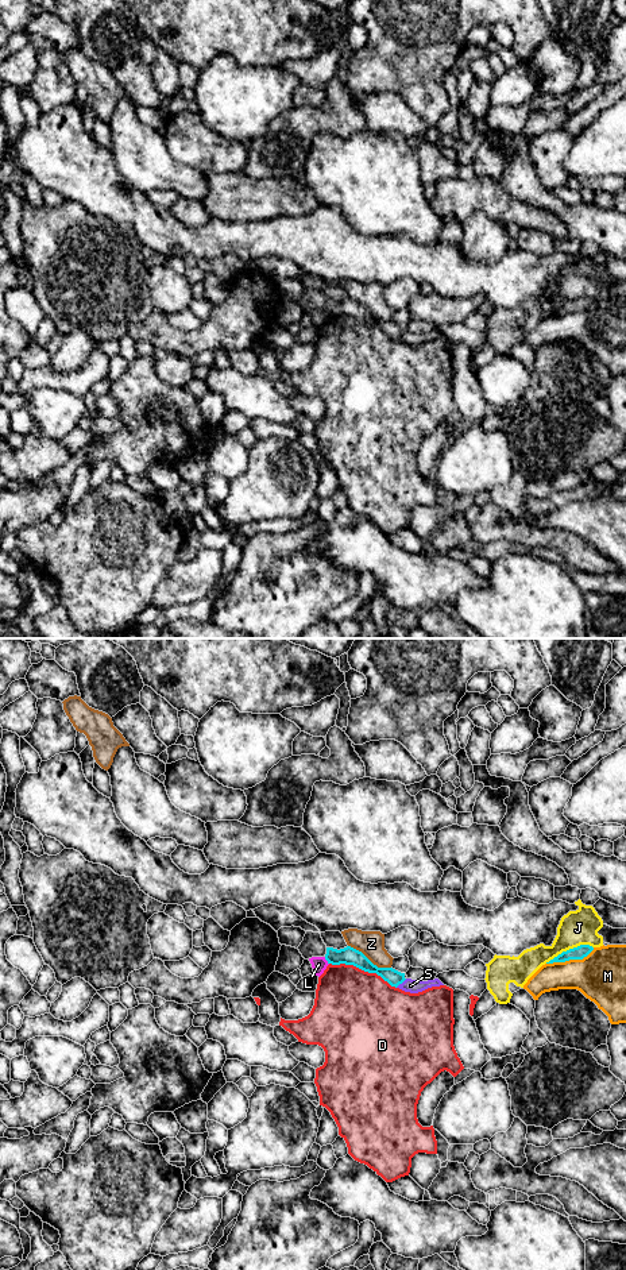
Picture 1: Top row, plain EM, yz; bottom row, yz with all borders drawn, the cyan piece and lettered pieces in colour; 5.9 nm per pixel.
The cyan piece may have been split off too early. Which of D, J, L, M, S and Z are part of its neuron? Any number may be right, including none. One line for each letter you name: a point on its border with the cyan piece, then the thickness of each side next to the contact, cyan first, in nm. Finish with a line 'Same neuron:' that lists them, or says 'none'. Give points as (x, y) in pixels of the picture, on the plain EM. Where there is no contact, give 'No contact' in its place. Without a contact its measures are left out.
Same neuron: none

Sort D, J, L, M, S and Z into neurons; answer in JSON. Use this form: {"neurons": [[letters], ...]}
{"neurons": [["D"], ["J"], ["L", "S"], ["M"], ["Z"]]}

